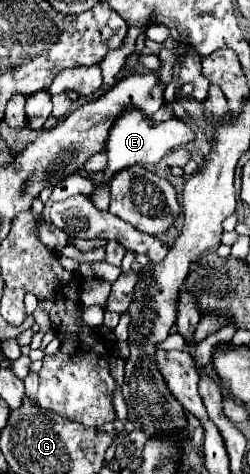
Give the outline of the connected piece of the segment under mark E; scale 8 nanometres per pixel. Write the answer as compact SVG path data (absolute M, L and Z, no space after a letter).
M126 113L126 117L120 117L114 123L114 129L110 129L110 141L106 143L106 153L108 153L110 161L108 161L108 169L104 171L105 180L94 190L91 197L92 202L99 210L108 211L110 202L109 181L115 172L126 169L130 165L136 165L136 163L158 163L172 149L184 147L190 141L194 141L194 131L188 125L184 125L182 121L170 119L166 123L150 127L148 117L142 117L142 113Z

